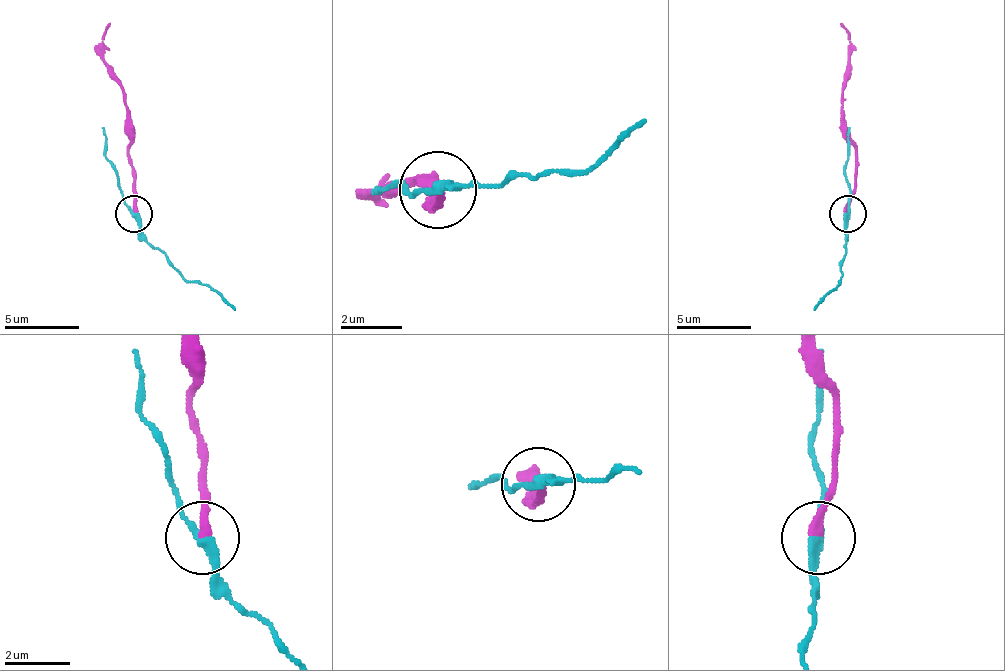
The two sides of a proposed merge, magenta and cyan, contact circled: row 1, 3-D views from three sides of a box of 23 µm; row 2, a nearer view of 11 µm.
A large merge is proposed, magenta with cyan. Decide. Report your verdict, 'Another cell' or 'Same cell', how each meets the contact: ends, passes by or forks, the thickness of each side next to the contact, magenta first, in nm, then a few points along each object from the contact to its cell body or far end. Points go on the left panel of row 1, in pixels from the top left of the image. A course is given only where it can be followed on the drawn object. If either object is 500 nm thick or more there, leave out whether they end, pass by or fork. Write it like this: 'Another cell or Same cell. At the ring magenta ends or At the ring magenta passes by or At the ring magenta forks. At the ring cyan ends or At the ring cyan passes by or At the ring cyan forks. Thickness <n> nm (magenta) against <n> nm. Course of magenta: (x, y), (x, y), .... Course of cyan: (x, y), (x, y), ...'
Another cell. At the ring magenta ends. At the ring cyan passes by. Thickness 280 nm (magenta) against 240 nm. Course of magenta: (133, 214), (125, 91), (103, 57), (103, 31), (110, 23). Course of cyan: (133, 214), (140, 233), (189, 282), (208, 285), (234, 311)

